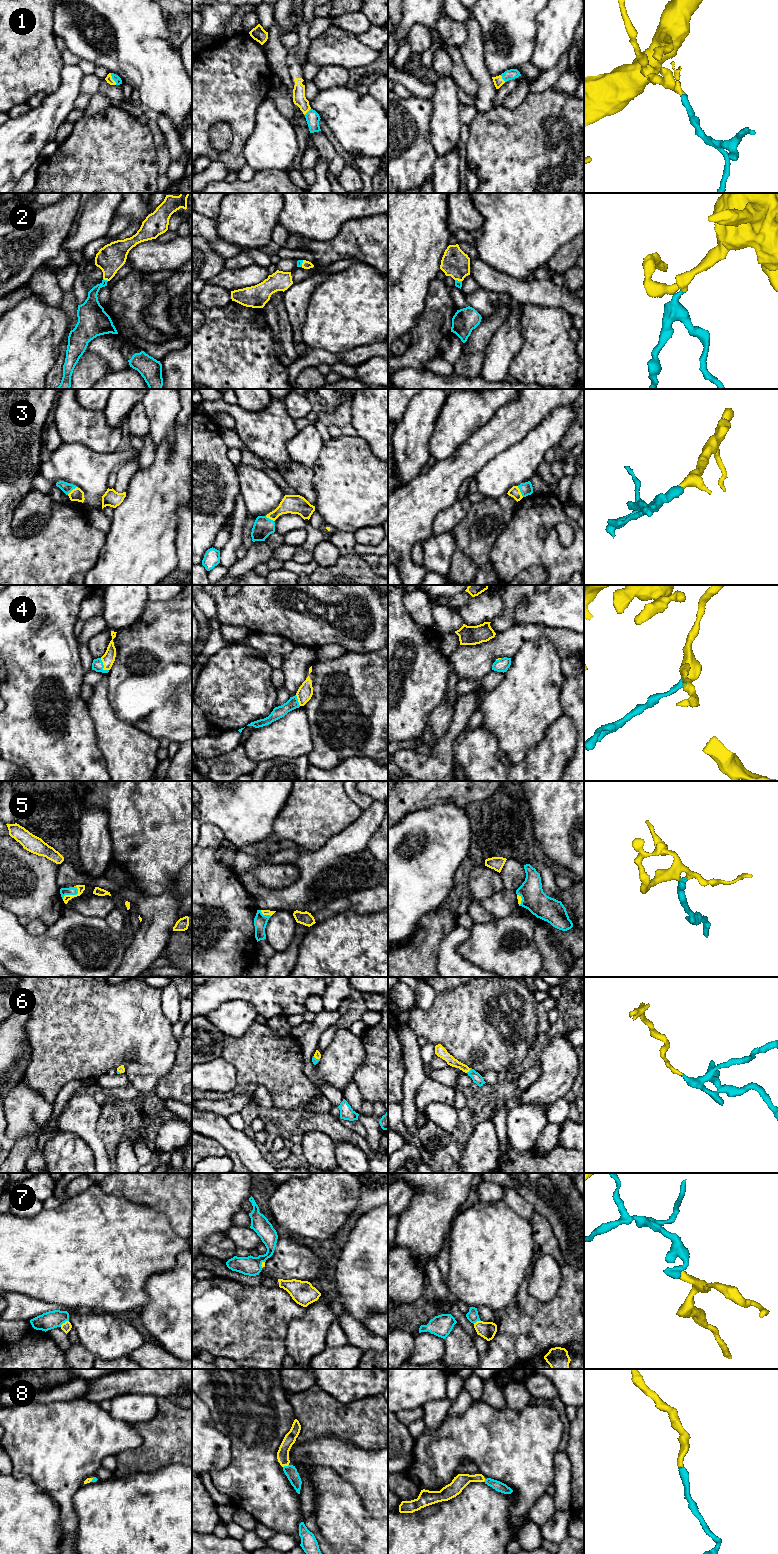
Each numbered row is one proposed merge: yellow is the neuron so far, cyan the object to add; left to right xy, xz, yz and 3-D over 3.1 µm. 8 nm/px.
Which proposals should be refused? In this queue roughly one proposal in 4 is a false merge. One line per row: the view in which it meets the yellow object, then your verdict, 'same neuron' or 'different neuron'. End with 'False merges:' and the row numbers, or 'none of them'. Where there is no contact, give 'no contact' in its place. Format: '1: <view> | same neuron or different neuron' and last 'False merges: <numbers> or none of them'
1: xy | same neuron
2: xy | same neuron
3: yz | same neuron
4: xy | same neuron
5: xy | same neuron
6: yz | same neuron
7: xy | different neuron
8: xz | same neuron
False merges: 7

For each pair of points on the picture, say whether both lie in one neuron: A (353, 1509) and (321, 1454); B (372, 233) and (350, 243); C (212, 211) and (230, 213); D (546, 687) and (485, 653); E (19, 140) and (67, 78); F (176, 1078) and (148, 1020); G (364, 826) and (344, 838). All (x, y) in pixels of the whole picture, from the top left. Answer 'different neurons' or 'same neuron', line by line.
A: same neuron
B: same neuron
C: different neurons
D: different neurons
E: same neuron
F: different neurons
G: same neuron

